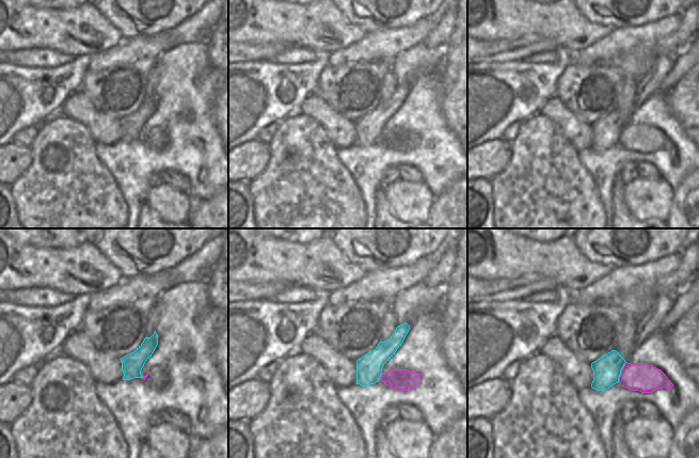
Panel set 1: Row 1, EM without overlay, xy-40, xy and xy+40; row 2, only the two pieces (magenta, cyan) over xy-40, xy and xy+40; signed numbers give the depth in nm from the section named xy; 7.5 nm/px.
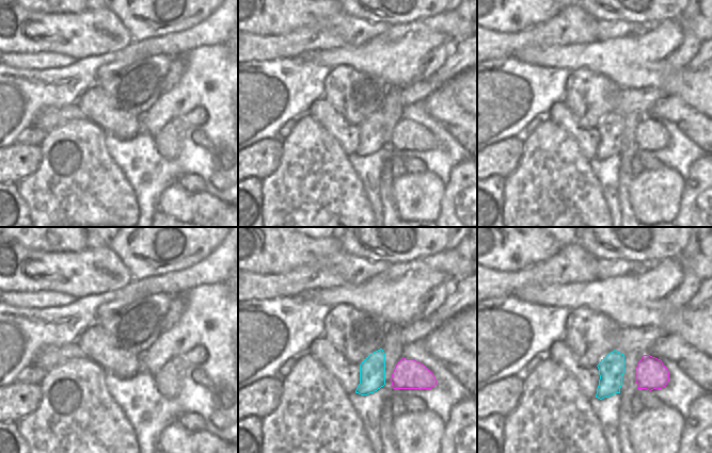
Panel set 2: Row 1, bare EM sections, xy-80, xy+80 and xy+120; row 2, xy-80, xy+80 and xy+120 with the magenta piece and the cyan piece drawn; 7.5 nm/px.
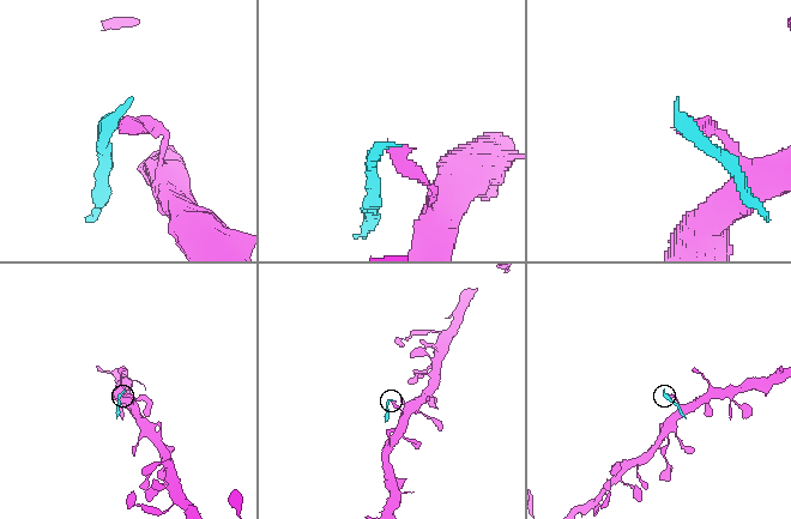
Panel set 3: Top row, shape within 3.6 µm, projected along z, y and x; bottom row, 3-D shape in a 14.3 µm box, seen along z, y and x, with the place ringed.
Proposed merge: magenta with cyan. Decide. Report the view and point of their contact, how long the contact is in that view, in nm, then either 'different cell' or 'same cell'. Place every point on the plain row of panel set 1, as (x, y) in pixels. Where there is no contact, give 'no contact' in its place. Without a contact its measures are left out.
meets magenta in xy+40 at (621, 132); contact 170 nm long; different cell

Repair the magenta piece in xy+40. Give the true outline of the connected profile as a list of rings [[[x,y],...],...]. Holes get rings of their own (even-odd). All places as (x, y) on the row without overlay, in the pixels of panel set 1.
[[[626,123],[621,131],[619,144],[631,152],[641,154],[652,154],[663,148],[670,152],[673,147],[661,130],[646,124],[633,126]]]

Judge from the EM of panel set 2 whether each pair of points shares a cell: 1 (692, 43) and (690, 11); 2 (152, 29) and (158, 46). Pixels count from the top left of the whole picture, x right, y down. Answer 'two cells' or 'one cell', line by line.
1: one cell
2: two cells

